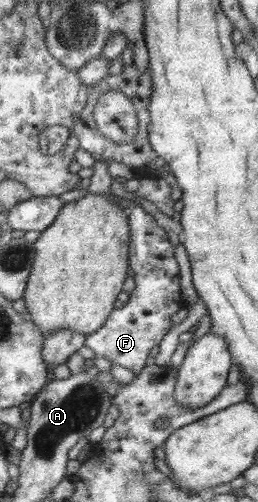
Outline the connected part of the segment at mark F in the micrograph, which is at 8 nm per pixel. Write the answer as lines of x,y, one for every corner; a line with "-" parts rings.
131,206
127,215
130,228
128,268
134,272
135,288
128,295
127,302
123,303
121,308
114,308
94,333
85,335
84,345
90,348
95,356
101,356
111,363
119,364
134,375
145,368
145,358
149,356
149,350
155,344
159,344
163,335
172,326
171,317
185,304
180,292
179,267
177,267
177,262
173,257
174,244
170,243
167,233
142,207

